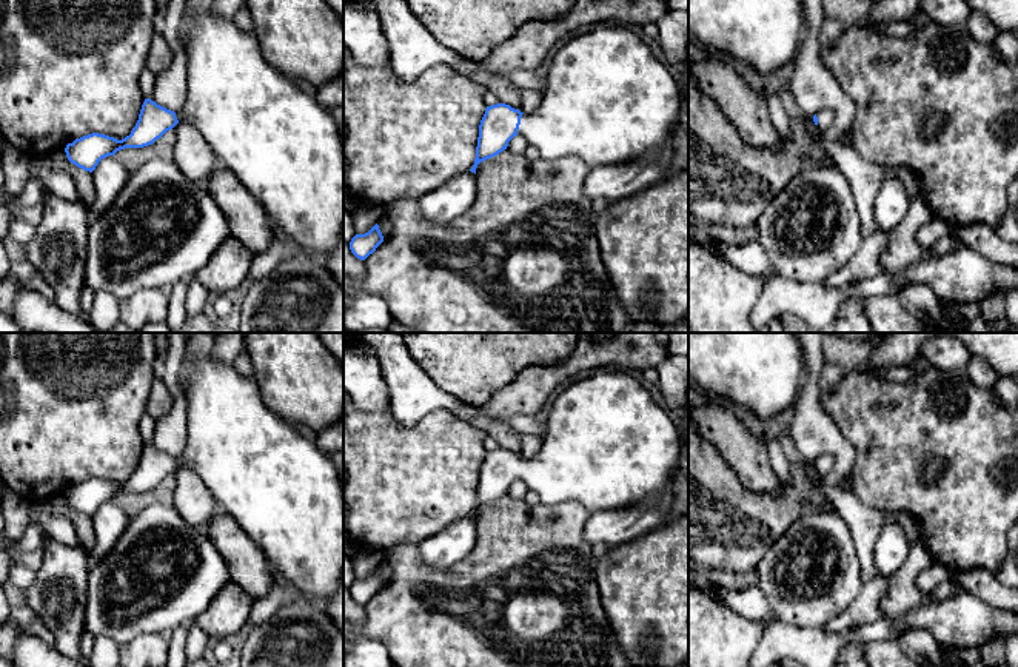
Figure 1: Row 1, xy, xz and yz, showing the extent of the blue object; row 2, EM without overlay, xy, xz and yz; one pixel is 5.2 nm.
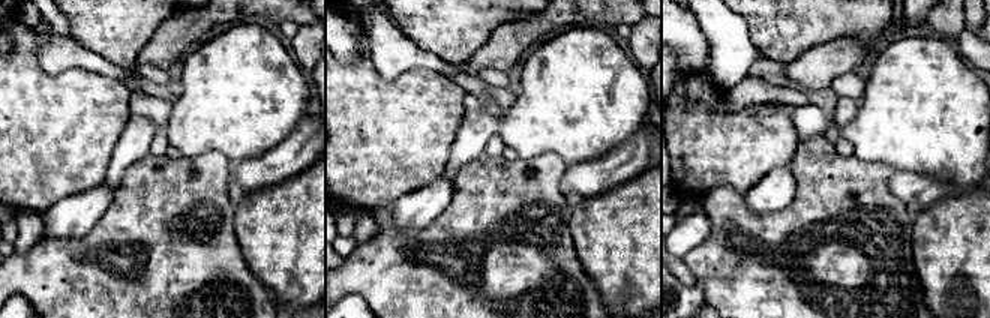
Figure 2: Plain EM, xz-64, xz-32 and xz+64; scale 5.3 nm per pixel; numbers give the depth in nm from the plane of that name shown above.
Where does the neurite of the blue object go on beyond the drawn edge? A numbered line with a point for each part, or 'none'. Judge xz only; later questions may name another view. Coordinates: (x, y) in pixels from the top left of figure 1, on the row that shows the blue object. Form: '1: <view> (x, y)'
1: xz (607, 99)

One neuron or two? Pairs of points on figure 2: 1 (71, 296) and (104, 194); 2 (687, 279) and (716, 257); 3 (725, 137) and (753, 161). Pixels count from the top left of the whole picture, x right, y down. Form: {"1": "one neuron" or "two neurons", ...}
{"1": "two neurons", "2": "two neurons", "3": "one neuron"}

